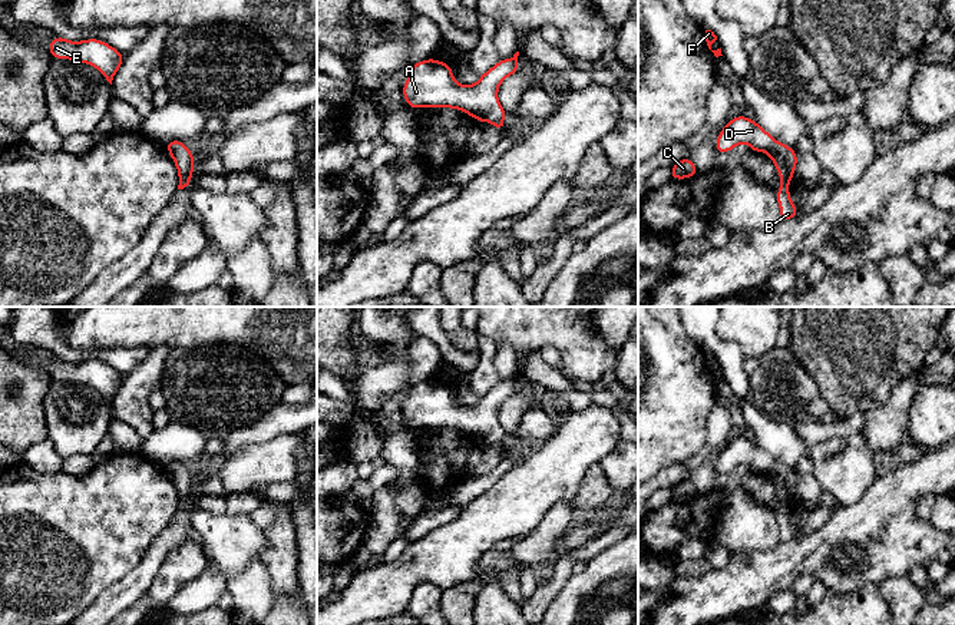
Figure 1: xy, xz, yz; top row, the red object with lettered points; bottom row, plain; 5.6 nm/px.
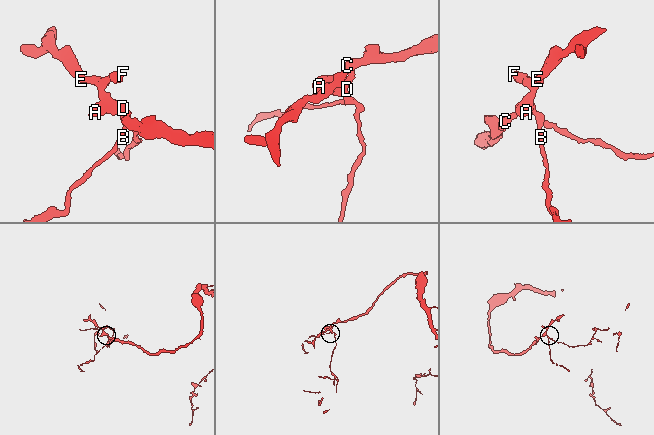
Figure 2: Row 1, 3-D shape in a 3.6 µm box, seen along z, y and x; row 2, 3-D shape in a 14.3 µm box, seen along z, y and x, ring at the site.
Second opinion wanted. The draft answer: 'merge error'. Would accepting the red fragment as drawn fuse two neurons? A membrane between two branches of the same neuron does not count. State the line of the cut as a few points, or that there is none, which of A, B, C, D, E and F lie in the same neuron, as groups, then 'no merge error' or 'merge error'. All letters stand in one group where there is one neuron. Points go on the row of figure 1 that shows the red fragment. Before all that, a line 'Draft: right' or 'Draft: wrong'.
Draft: right
cut yz (775, 141), (766, 152); groups A C D E F / B; merge error

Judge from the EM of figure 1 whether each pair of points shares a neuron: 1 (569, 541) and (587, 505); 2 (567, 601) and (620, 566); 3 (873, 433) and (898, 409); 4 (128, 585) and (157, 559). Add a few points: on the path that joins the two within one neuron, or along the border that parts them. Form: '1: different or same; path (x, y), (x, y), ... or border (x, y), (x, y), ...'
1: different; border (610, 505), (600, 512), (578, 518)
2: same; path (580, 588), (601, 568), (607, 566)
3: same; path (879, 427), (892, 414)
4: same; path (135, 581), (149, 566)

